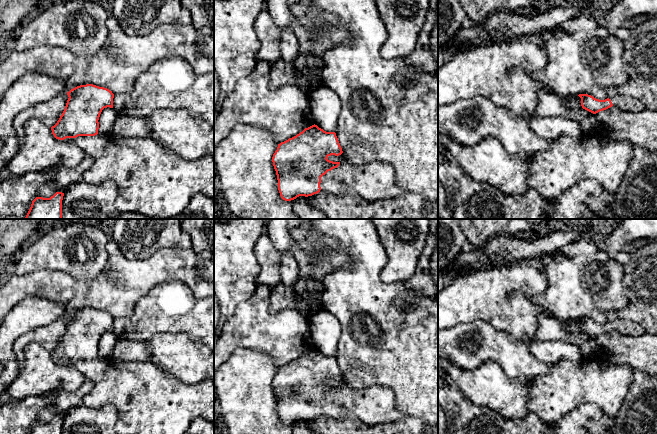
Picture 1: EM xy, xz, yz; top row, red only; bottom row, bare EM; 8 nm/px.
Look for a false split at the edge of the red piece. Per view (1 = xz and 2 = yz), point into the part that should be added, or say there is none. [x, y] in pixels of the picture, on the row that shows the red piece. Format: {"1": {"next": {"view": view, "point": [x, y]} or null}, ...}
{"1": {"next": {"view": "xz", "point": [373, 181]}}, "2": {"next": {"view": "yz", "point": [618, 99]}}}

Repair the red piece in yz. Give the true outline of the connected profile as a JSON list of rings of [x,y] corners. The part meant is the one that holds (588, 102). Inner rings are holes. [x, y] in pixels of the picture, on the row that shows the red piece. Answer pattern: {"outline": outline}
{"outline": [[[611,86],[608,89],[608,95],[605,100],[599,100],[588,94],[579,94],[581,106],[583,109],[596,114],[612,106],[637,113],[645,109],[645,106],[636,98],[624,95],[617,86]]]}

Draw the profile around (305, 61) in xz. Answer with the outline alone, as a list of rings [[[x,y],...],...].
[[[301,54],[295,61],[295,78],[301,80],[304,70],[315,70],[319,65],[319,59],[311,54]]]

